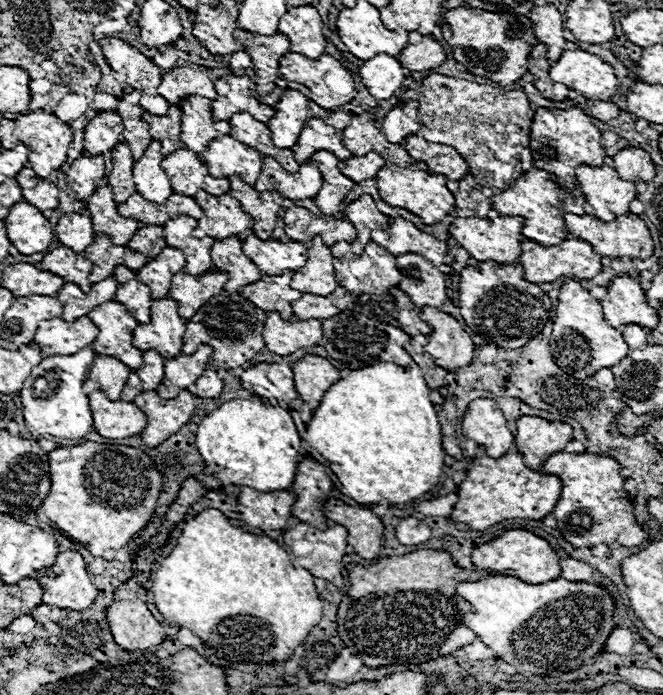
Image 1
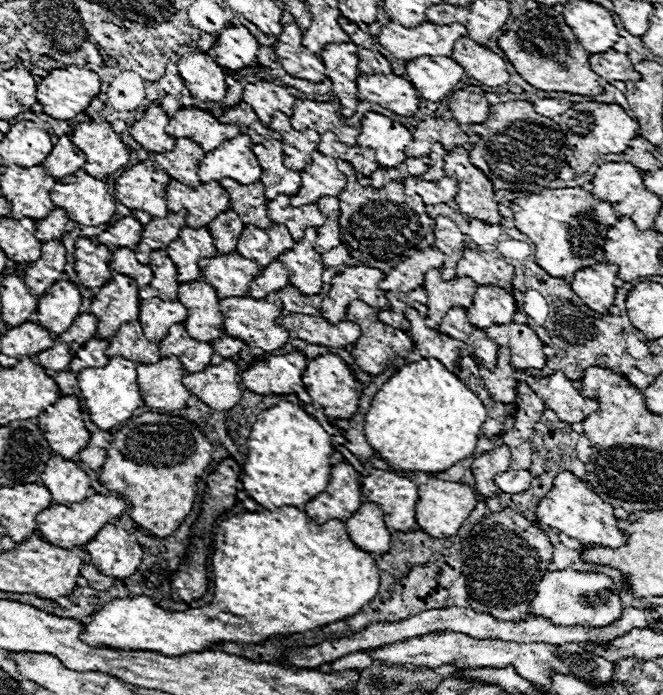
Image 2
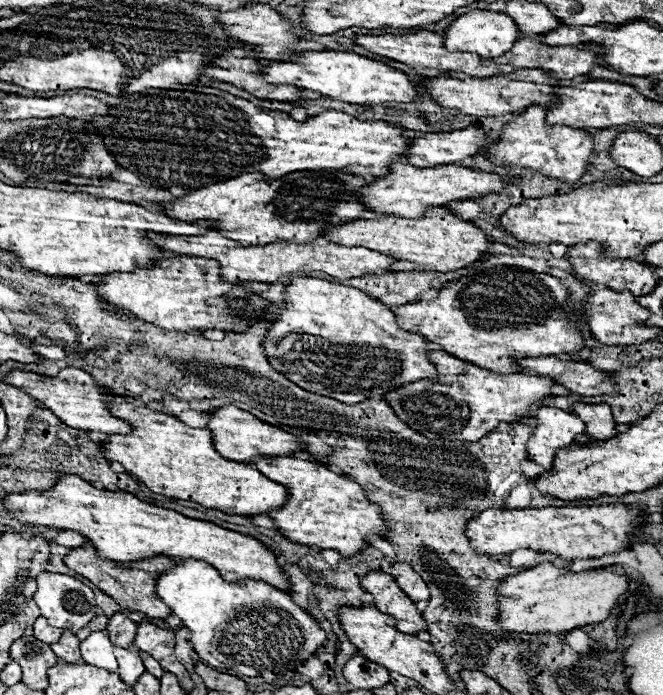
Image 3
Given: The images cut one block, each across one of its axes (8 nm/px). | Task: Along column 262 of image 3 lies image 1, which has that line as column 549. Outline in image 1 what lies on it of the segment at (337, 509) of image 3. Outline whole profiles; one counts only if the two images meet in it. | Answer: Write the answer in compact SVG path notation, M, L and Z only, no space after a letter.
M556 452L540 468L544 474L554 474L562 480L560 504L552 510L558 530L574 548L592 548L596 544L620 544L626 548L638 546L646 538L646 528L636 524L634 504L624 492L620 464L614 458L598 454L568 454Z

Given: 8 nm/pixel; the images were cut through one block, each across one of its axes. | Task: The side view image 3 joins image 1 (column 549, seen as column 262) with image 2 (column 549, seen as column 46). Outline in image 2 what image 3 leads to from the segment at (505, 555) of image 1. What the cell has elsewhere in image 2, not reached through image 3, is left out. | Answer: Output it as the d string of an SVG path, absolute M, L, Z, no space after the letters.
M560 472L554 478L552 490L540 500L536 508L536 516L542 524L556 528L564 532L570 538L576 538L580 544L596 544L604 548L620 548L626 538L616 528L616 518L612 514L612 506L604 502L598 494L588 490L580 478L576 478L572 472Z

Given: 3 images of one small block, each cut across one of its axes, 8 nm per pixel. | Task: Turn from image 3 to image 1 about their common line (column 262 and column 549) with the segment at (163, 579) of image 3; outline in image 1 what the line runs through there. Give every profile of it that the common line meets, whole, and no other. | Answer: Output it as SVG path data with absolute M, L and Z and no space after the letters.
M488 576L478 582L460 582L456 594L474 606L470 614L464 614L464 624L480 642L494 650L494 656L512 664L518 674L542 674L548 670L572 670L582 662L598 656L614 630L614 602L610 594L598 584L570 582L564 578L550 580L546 584L526 584L514 576Z

